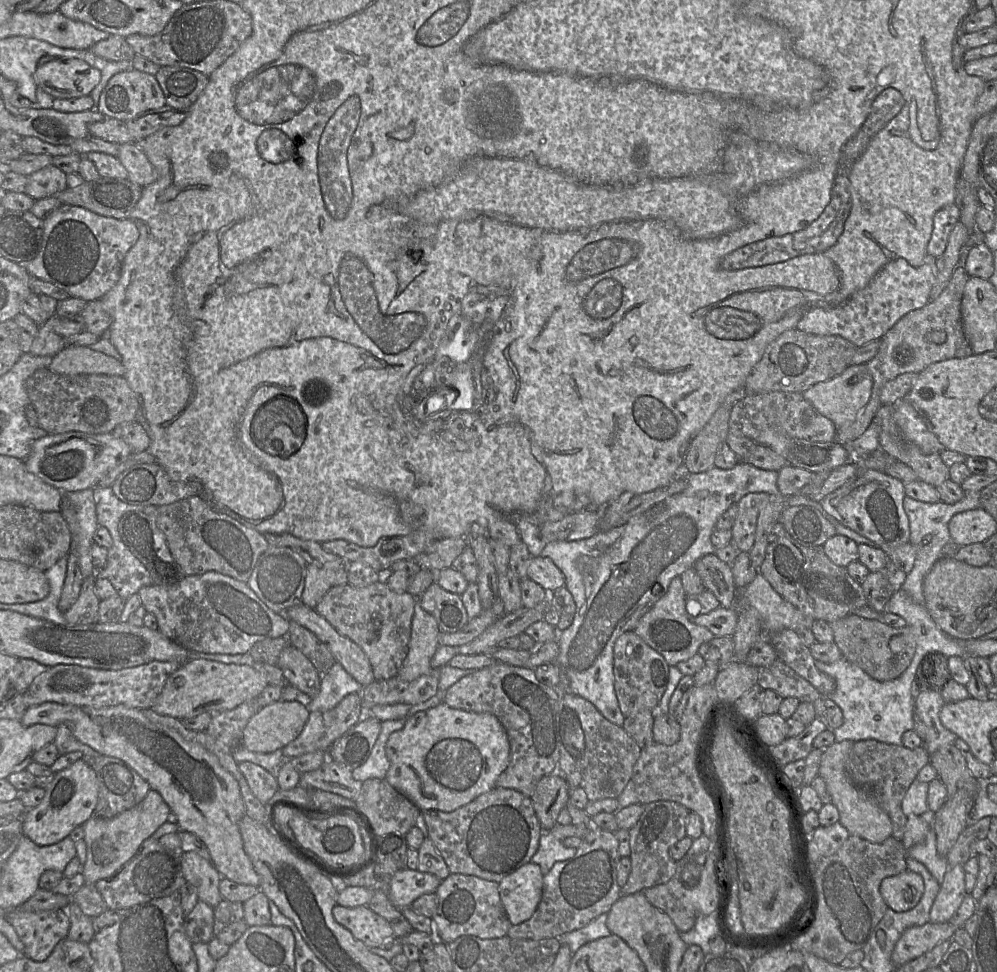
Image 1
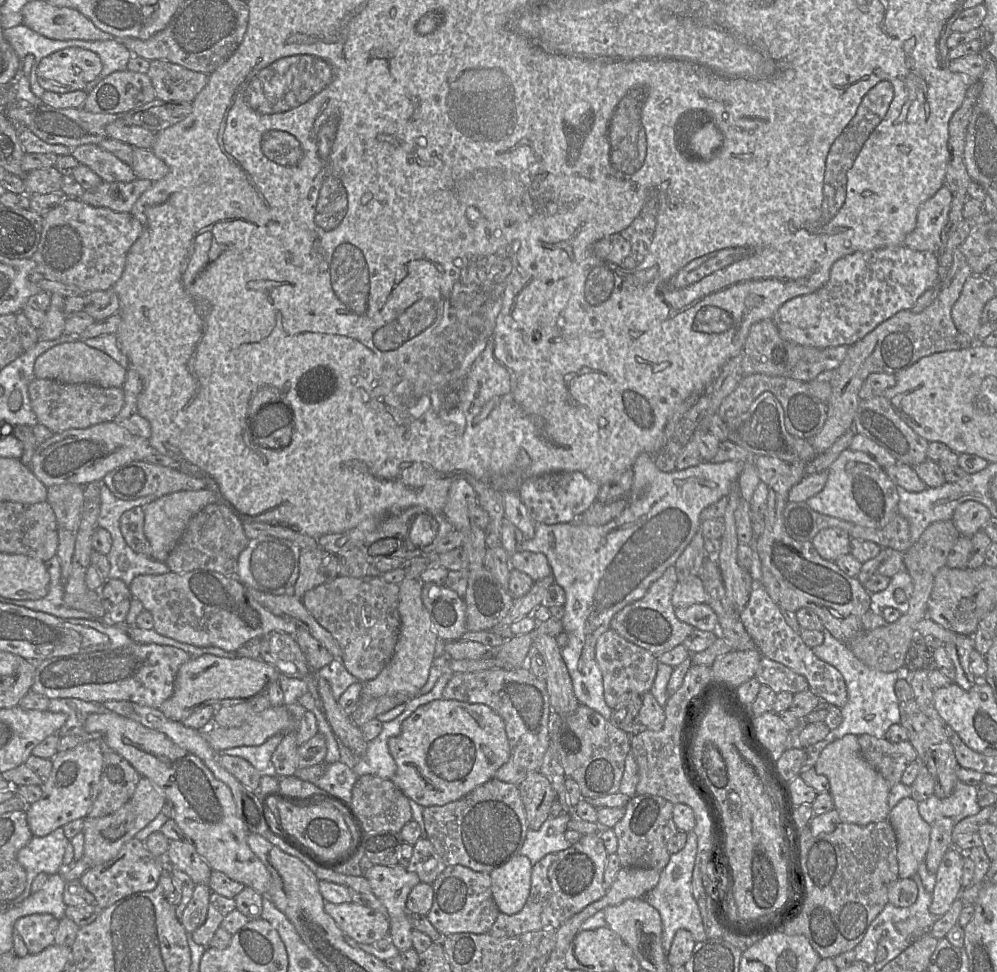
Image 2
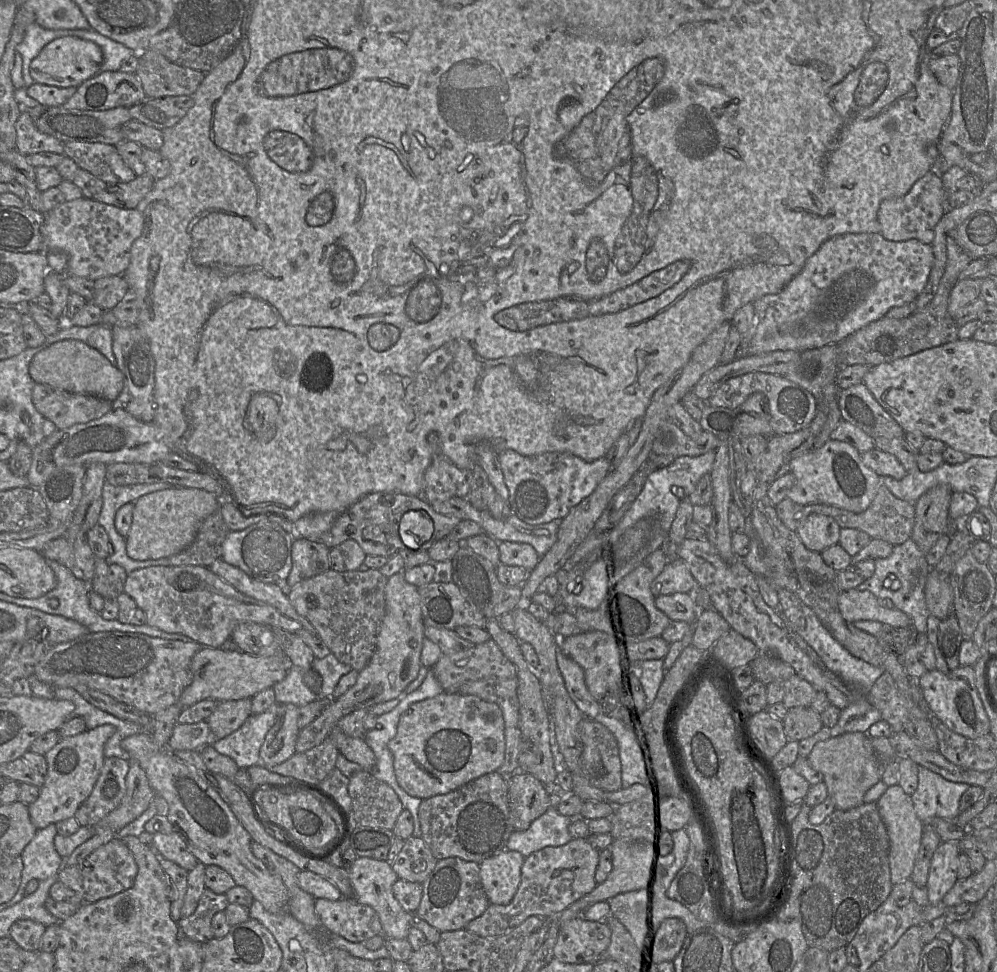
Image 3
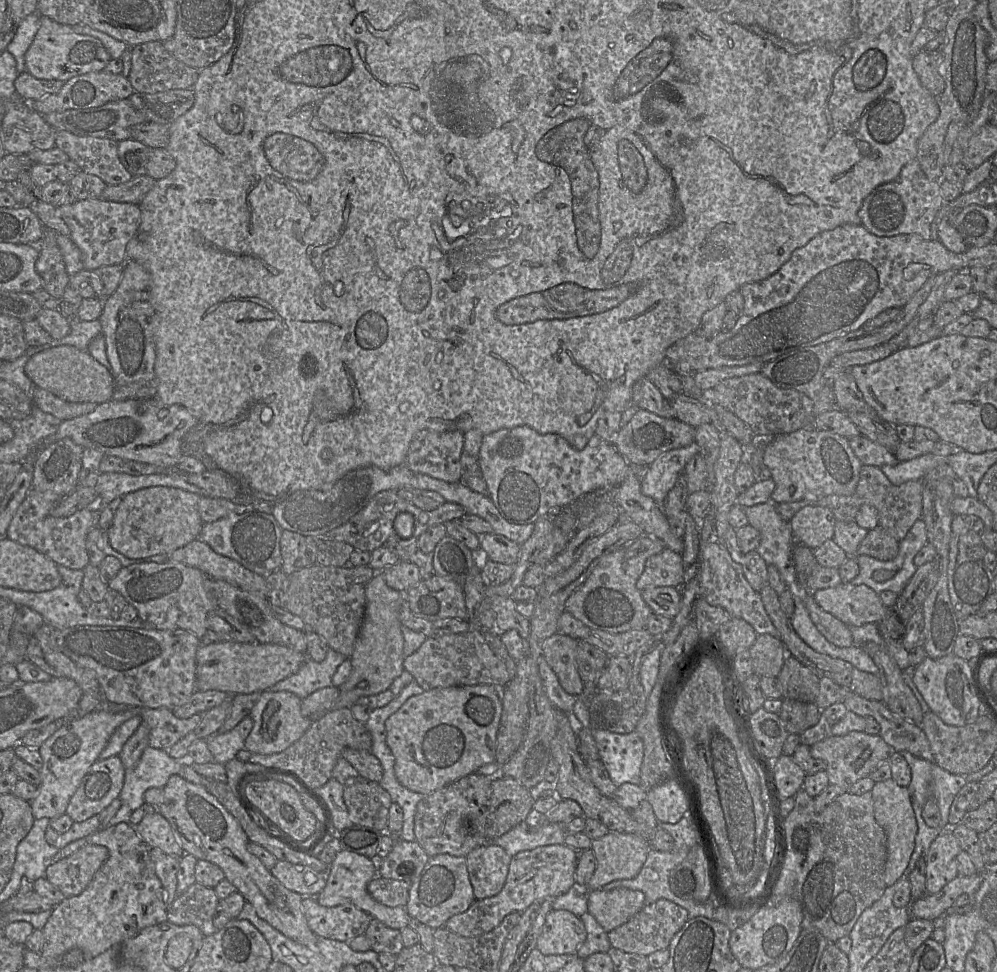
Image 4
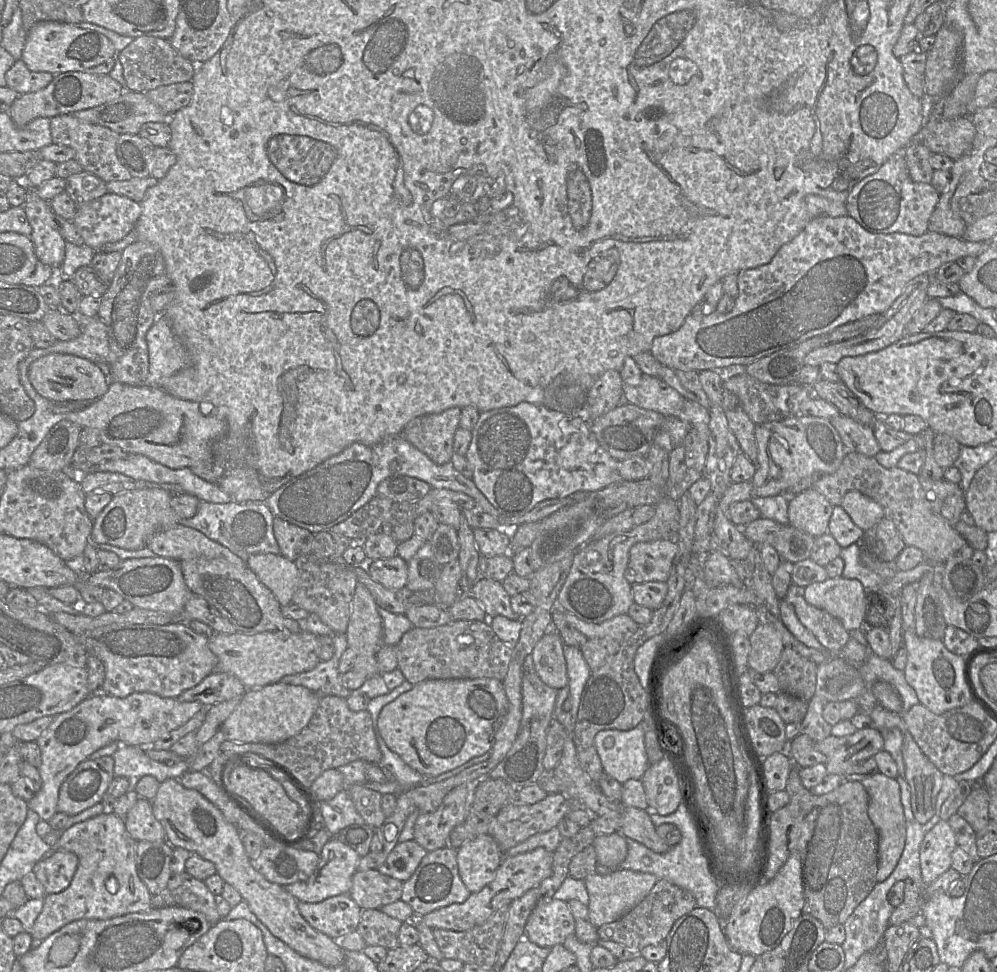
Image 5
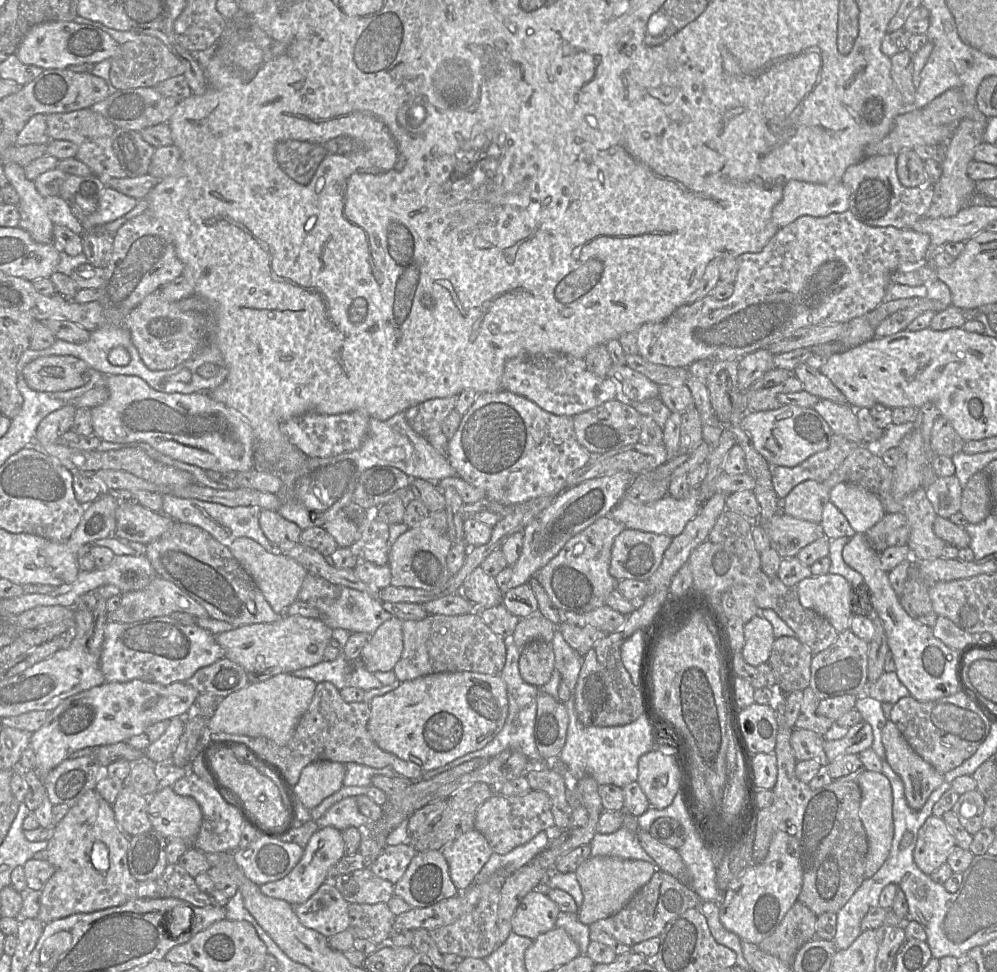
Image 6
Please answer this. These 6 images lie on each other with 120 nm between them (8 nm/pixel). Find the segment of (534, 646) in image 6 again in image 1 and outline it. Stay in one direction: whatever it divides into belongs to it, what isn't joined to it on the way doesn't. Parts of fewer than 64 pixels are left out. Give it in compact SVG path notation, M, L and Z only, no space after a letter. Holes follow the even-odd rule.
M633 631L618 637L613 651L614 689L624 717L655 709L669 681L670 665L665 658Z

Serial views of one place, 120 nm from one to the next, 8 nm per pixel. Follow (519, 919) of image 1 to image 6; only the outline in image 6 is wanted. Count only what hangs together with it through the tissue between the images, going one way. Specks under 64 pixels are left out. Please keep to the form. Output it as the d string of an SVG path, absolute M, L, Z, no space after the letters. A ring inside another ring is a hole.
M476 829L469 830L446 846L442 853L449 866L450 878L459 891L467 890L474 882L476 875L493 853L487 839Z

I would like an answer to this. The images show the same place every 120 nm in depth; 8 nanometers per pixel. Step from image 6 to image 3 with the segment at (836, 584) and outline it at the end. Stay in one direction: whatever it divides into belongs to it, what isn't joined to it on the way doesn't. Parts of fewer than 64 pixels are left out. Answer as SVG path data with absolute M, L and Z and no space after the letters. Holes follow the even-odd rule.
M854 588L840 592L837 606L843 618L851 623L872 620L888 628L912 626L912 620L907 614L898 609L884 608L880 600L867 590Z

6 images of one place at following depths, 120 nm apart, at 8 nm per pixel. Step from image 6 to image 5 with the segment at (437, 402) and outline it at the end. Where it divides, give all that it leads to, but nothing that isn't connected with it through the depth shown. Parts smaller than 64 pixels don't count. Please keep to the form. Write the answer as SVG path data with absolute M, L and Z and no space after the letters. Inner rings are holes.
M452 407L438 414L412 419L403 435L434 463L449 463L454 453L454 435L460 426L460 408Z

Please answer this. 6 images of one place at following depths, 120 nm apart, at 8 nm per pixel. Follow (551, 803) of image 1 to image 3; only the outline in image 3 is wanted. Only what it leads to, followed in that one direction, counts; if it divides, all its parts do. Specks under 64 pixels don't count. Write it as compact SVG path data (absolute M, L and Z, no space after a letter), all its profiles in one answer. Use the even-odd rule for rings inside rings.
M521 770L507 778L508 807L515 831L529 828L531 823L550 807L549 793L533 775Z

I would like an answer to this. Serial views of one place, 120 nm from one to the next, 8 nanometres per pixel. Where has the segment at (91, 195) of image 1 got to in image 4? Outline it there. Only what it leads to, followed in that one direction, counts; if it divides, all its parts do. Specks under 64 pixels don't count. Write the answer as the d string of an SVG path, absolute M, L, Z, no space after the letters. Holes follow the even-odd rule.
M149 175L133 176L129 181L119 185L106 185L102 199L113 202L138 204L154 186L156 180Z

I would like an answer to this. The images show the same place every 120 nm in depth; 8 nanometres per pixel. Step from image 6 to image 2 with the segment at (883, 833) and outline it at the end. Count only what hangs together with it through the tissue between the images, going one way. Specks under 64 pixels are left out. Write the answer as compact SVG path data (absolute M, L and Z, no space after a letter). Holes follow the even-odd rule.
M912 797L903 798L891 808L888 821L897 839L898 878L912 878L918 872L919 864L925 860L930 842L931 825L921 817L918 802Z

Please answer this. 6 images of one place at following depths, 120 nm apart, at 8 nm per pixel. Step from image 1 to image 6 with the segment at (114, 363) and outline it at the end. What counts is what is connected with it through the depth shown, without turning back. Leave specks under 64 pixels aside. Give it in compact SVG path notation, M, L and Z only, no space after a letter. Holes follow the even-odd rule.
M52 355L28 363L23 376L31 389L52 393L82 386L89 370L88 364L75 356Z

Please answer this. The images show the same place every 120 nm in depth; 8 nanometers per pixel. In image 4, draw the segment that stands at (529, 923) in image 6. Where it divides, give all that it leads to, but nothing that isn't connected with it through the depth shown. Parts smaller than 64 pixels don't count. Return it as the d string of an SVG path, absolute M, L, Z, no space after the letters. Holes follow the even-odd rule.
M552 909L538 937L537 949L544 955L576 954L586 936L580 917L567 910Z

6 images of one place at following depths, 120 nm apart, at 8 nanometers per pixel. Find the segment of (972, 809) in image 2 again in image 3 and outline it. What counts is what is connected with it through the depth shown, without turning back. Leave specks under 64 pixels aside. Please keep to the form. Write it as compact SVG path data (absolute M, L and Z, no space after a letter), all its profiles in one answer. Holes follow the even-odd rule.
M918 767L918 786L911 795L919 819L928 825L933 818L953 820L959 816L959 803L963 793L970 787L945 779L930 769Z

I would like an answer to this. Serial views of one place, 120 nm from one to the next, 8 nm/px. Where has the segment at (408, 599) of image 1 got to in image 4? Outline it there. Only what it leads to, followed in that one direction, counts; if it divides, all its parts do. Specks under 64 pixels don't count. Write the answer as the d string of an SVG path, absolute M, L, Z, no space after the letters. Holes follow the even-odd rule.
M315 564L289 575L288 588L276 593L277 604L299 616L326 641L329 649L350 658L364 618L366 585L375 574L369 565L334 567Z

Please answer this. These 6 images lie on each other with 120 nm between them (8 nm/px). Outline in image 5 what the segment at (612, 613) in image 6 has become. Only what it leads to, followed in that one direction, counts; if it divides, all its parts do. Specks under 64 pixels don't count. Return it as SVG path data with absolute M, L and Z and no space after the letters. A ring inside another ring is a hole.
M564 612L565 619L587 638L613 638L621 641L629 638L640 627L629 615L621 614L602 623L589 623L570 612Z

